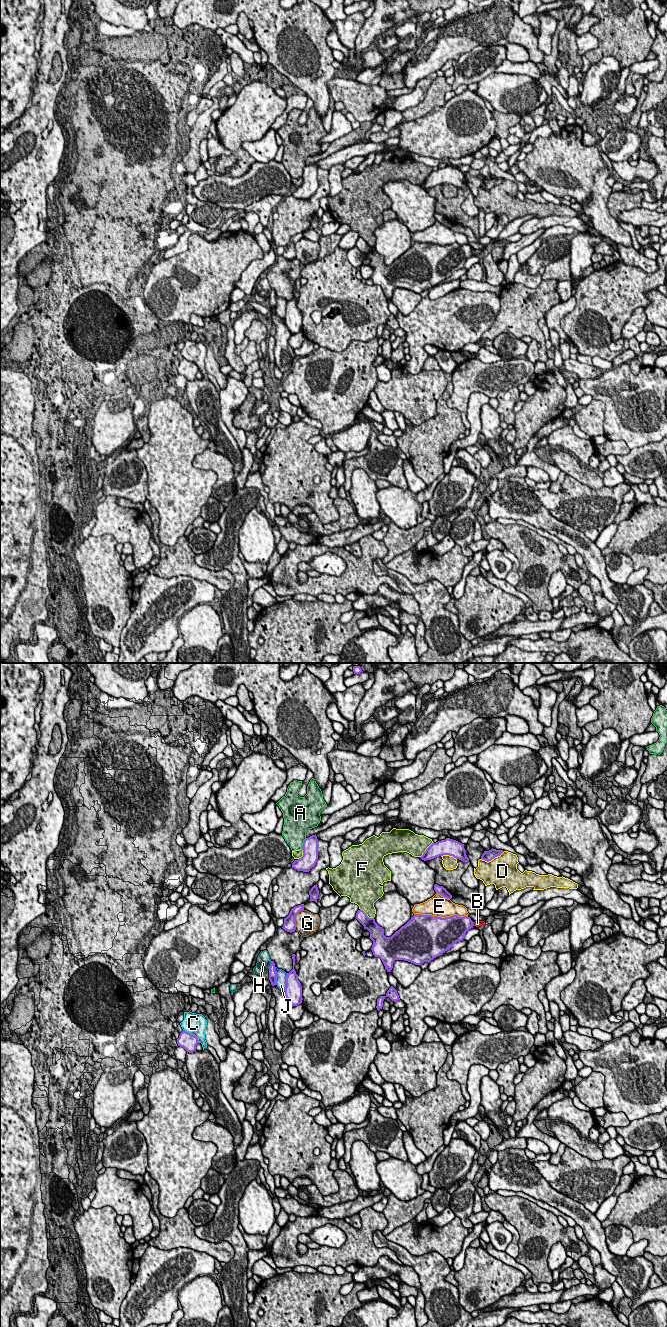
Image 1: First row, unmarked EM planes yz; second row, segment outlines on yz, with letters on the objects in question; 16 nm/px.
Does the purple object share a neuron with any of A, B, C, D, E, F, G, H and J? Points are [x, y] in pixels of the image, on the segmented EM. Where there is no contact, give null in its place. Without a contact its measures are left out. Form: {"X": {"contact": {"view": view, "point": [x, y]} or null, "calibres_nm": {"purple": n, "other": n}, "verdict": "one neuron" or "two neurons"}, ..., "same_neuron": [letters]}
{"A": {"contact": {"view": "yz", "point": [303, 843]}, "calibres_nm": {"purple": 260, "other": 380}, "verdict": "two neurons"}, "B": {"contact": {"view": "yz", "point": [472, 924]}, "calibres_nm": {"purple": 320, "other": 100}, "verdict": "one neuron"}, "C": {"contact": {"view": "yz", "point": [192, 1034]}, "calibres_nm": {"purple": 260, "other": 340}, "verdict": "two neurons"}, "D": {"contact": {"view": "yz", "point": [492, 858]}, "calibres_nm": {"purple": 160, "other": 480}, "verdict": "two neurons"}, "E": {"contact": {"view": "yz", "point": [440, 917]}, "calibres_nm": {"purple": 500, "other": 320}, "verdict": "two neurons"}, "F": {"contact": {"view": "yz", "point": [426, 850]}, "calibres_nm": {"purple": 240, "other": 340}, "verdict": "two neurons"}, "G": {"contact": {"view": "yz", "point": [294, 919]}, "calibres_nm": {"purple": 200, "other": 360}, "verdict": "two neurons"}, "H": {"contact": {"view": "yz", "point": [270, 965]}, "calibres_nm": {"purple": 130, "other": 220}, "verdict": "two neurons"}, "J": {"contact": {"view": "yz", "point": [276, 976]}, "calibres_nm": {"purple": 130, "other": 160}, "verdict": "two neurons"}, "same_neuron": ["B"]}

